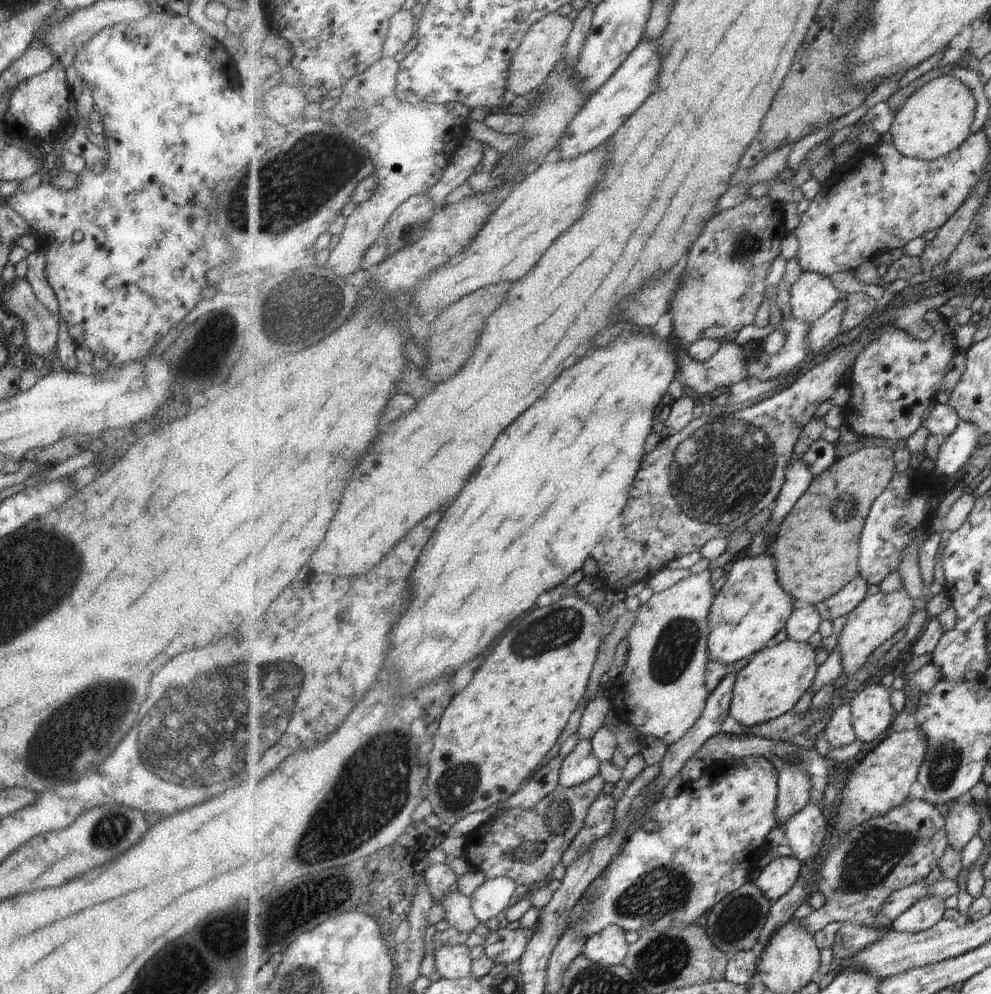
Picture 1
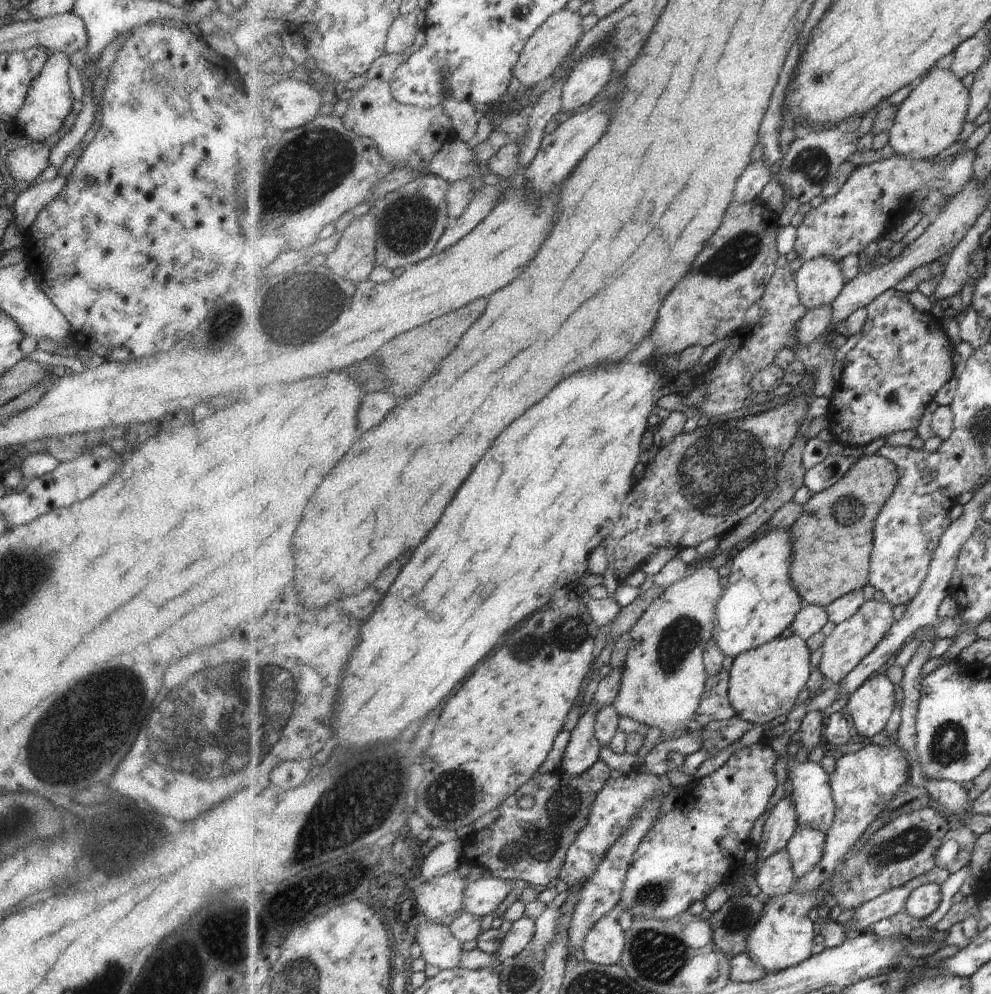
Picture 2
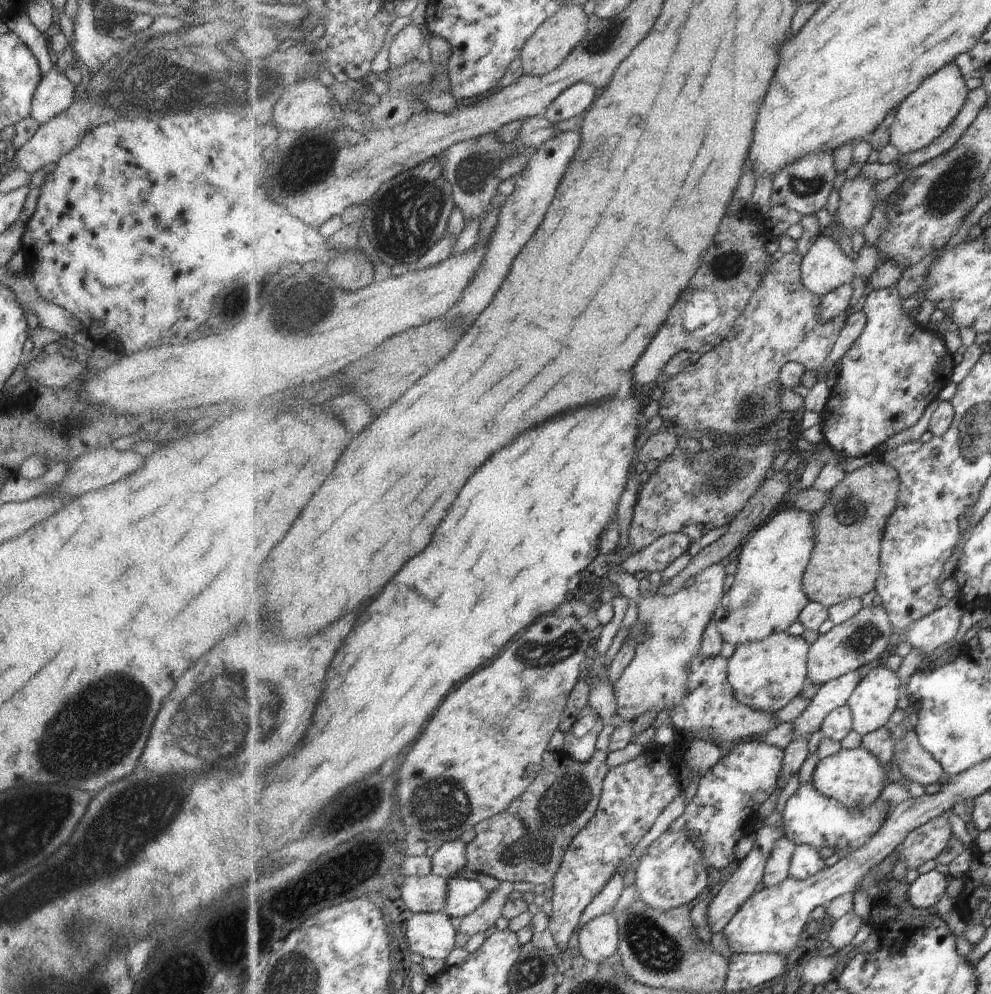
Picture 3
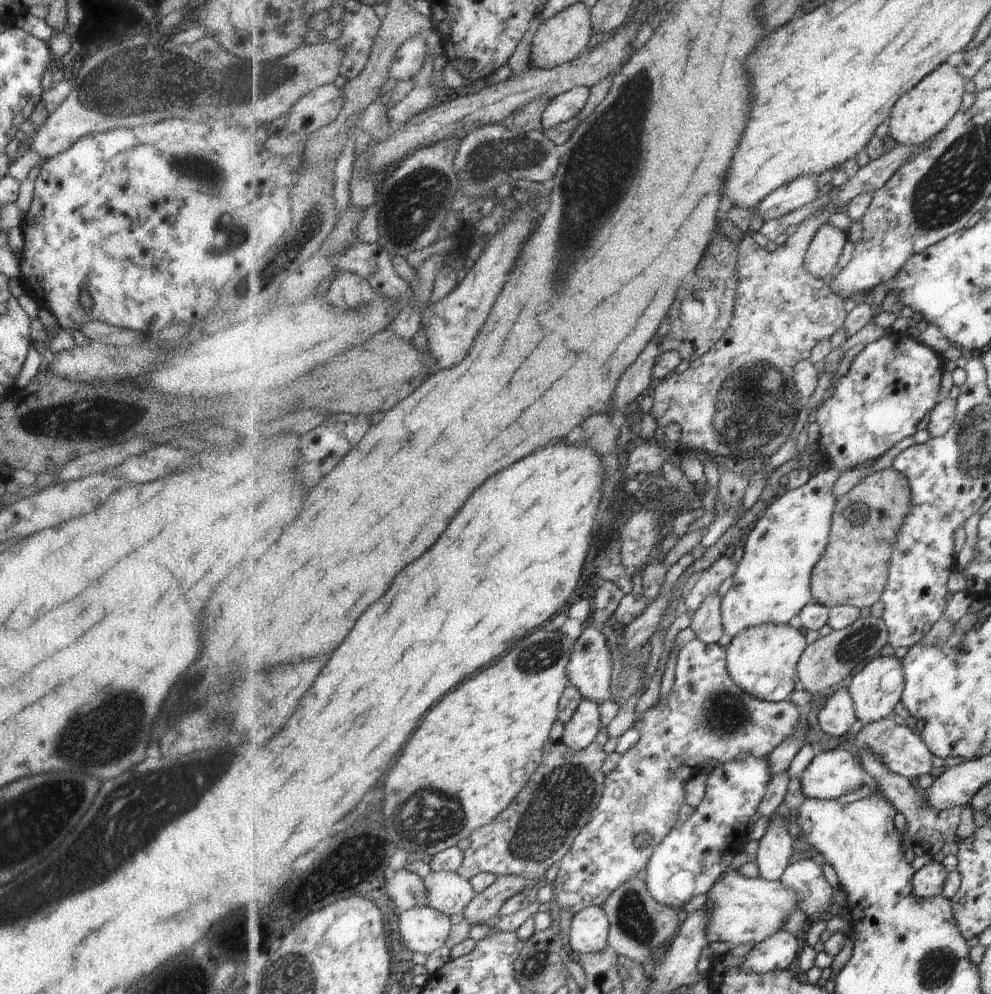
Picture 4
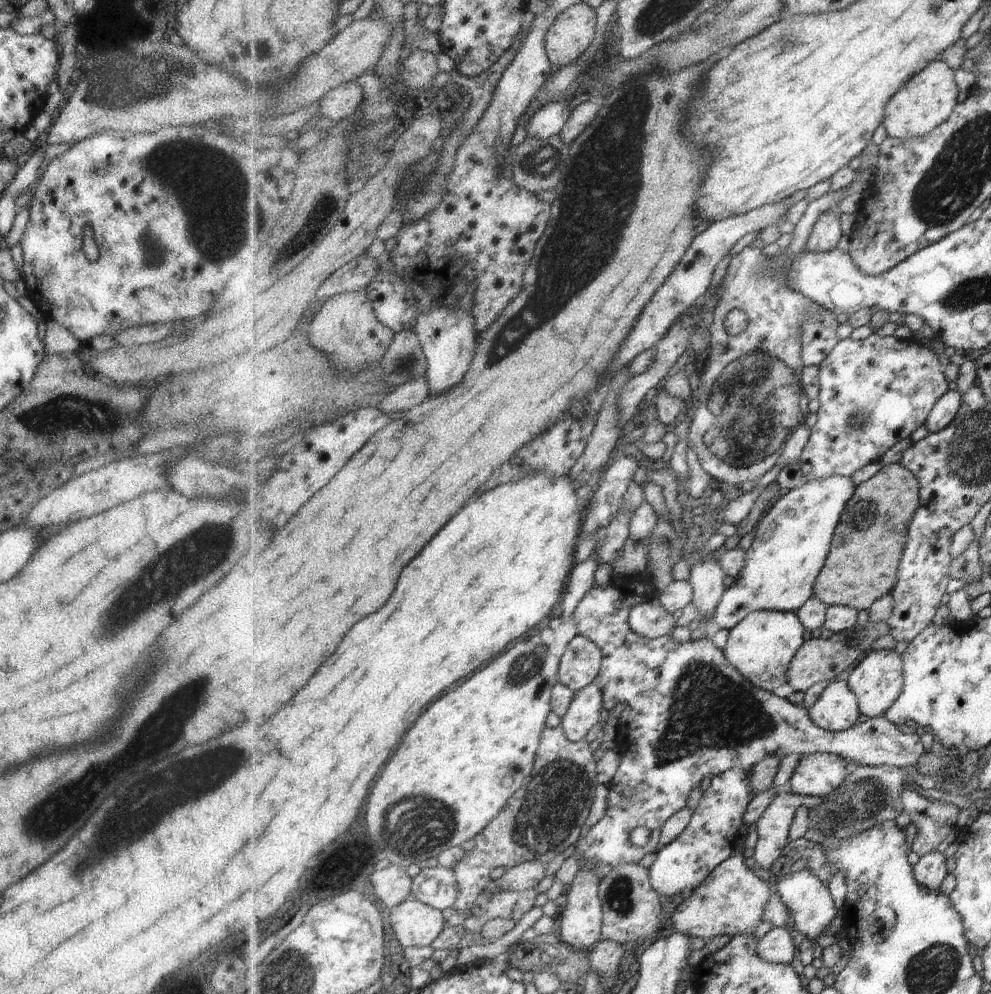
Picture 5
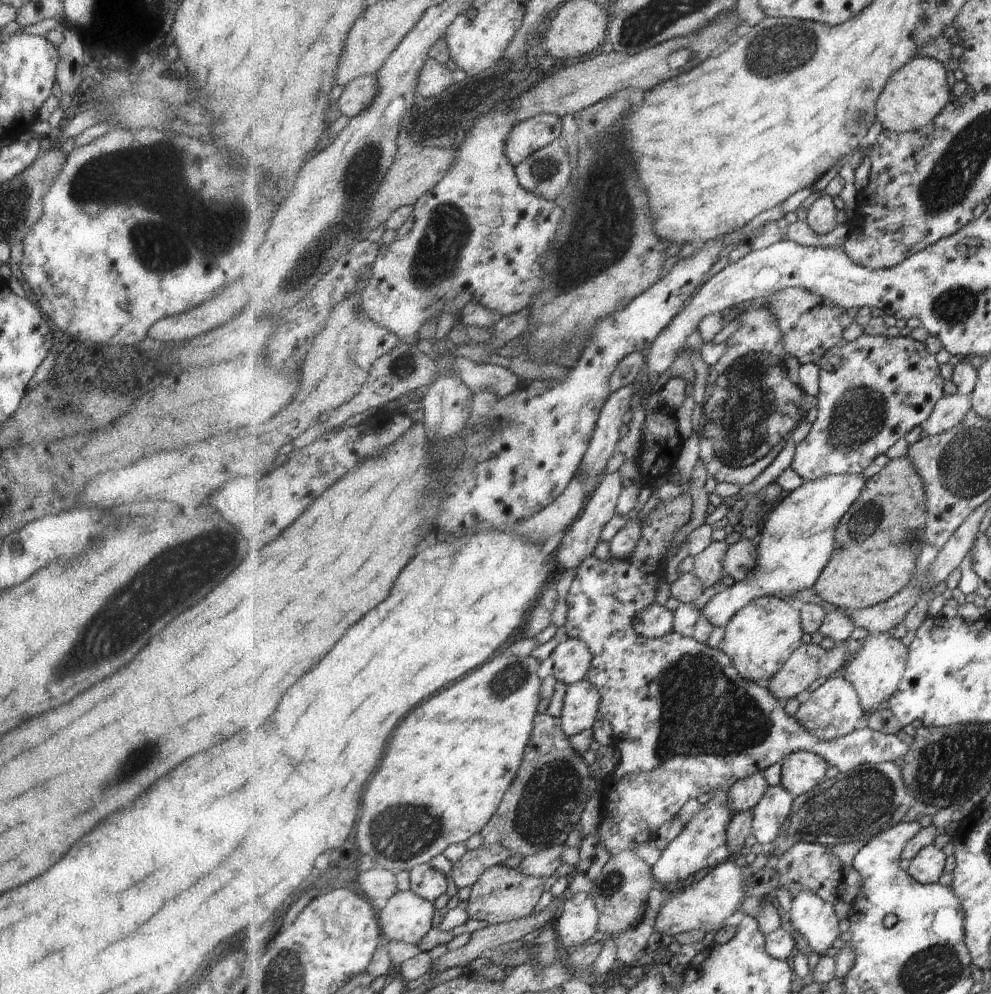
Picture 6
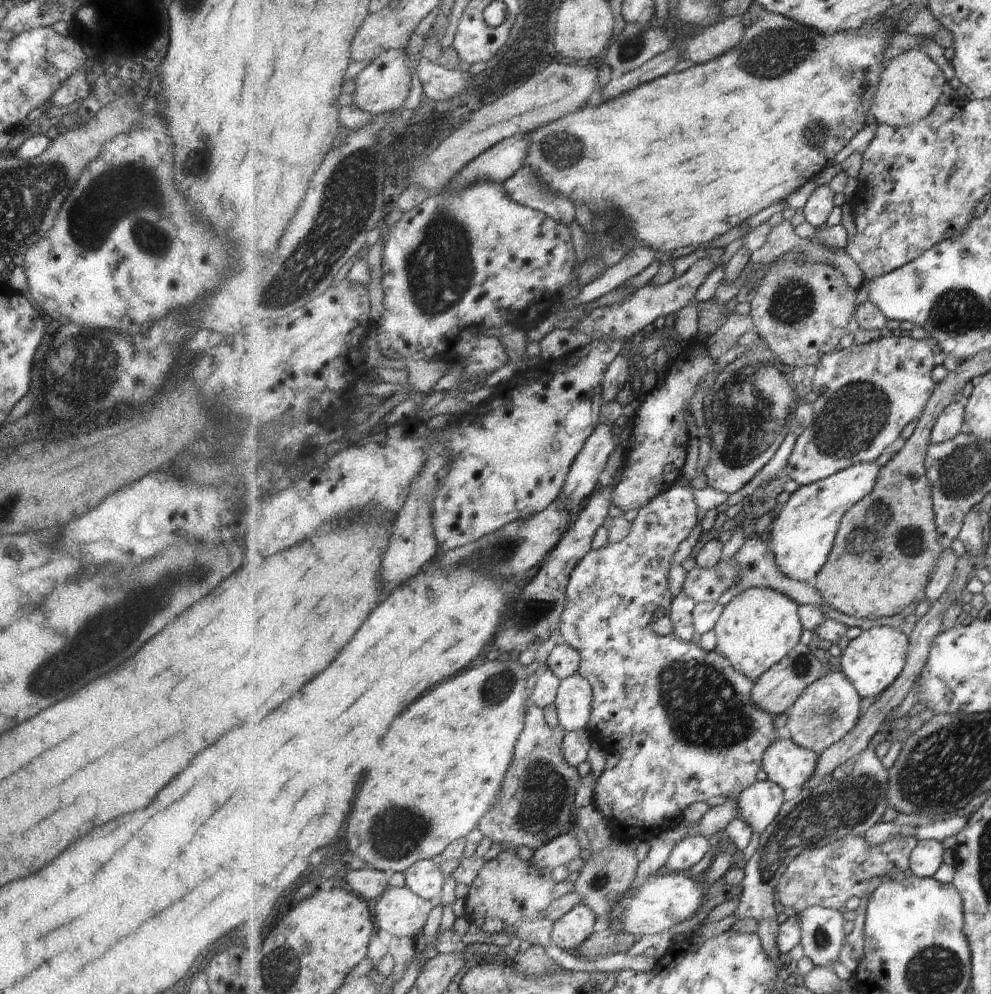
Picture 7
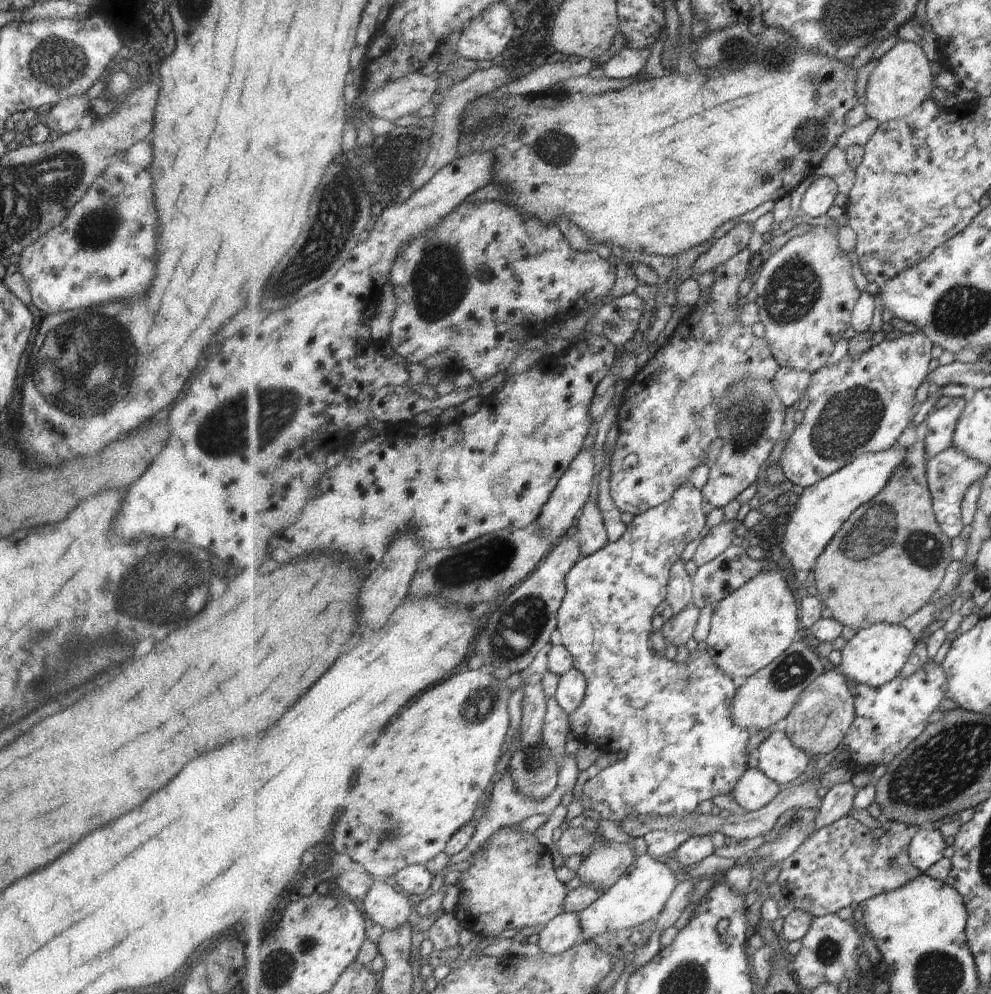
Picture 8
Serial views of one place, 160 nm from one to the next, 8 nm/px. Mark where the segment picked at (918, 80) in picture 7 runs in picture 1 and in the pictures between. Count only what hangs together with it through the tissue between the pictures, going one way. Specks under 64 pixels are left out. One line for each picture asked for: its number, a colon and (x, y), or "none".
1: (936, 119)
2: (933, 116)
3: (927, 113)
4: (926, 110)
5: (929, 98)
6: (916, 94)

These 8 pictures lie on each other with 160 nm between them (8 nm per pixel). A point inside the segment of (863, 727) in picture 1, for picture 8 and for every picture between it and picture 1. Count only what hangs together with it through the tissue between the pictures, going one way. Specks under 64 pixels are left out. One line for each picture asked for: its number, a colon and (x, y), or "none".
2: (870, 708)
3: (875, 699)
4: (876, 689)
5: (877, 680)
6: (875, 670)
7: (873, 661)
8: (876, 655)

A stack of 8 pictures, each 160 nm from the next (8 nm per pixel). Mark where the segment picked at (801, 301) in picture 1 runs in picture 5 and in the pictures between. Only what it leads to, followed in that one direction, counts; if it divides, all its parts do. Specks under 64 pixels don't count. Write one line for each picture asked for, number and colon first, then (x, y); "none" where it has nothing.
2: (820, 281)
3: (825, 267)
4: (822, 258)
5: (825, 236)

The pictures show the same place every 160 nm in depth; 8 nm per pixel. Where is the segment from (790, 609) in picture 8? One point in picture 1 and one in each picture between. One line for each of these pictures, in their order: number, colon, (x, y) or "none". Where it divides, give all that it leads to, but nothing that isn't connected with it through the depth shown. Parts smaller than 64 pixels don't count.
1: (773, 680)
2: (764, 682)
3: (767, 674)
4: (763, 659)
5: (762, 646)
6: (760, 638)
7: (760, 627)

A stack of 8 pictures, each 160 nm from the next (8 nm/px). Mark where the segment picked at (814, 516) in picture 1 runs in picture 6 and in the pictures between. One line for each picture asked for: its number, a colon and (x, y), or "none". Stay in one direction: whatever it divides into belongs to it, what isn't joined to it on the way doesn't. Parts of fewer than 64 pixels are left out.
2: (833, 538)
3: (846, 564)
4: (855, 571)
5: (867, 549)
6: (877, 545)

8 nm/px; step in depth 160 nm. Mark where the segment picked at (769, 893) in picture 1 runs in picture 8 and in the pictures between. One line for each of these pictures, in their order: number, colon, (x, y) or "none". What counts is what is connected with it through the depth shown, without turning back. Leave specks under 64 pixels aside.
2: (775, 876)
3: (777, 871)
4: (776, 846)
5: (773, 827)
6: (774, 808)
7: (761, 803)
8: (755, 790)

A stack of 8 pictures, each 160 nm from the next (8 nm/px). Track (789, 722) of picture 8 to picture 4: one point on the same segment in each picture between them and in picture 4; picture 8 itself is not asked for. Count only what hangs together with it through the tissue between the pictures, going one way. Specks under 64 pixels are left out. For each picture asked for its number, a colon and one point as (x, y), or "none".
4: (836, 718)
5: (837, 709)
6: (833, 710)
7: (829, 709)

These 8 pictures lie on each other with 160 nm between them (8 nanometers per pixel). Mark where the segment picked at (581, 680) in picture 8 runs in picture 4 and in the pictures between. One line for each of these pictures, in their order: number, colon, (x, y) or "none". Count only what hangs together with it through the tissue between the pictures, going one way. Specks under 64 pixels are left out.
4: (581, 730)
5: (585, 710)
6: (582, 700)
7: (575, 701)

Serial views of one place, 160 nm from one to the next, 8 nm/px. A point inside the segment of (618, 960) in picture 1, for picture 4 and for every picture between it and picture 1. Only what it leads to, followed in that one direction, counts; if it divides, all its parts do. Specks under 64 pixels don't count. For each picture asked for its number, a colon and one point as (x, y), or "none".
2: (604, 945)
3: (598, 940)
4: (589, 930)

